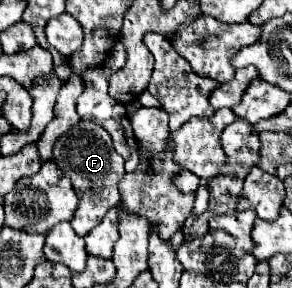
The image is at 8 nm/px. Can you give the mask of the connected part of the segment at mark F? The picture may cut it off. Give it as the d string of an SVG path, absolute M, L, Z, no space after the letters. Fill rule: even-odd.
M79 122L65 132L65 136L61 136L61 140L55 144L53 160L67 176L71 176L75 194L79 196L79 208L71 220L71 226L79 236L87 236L103 220L107 210L119 204L121 198L117 184L121 176L125 176L125 160L113 150L109 134L91 122Z

